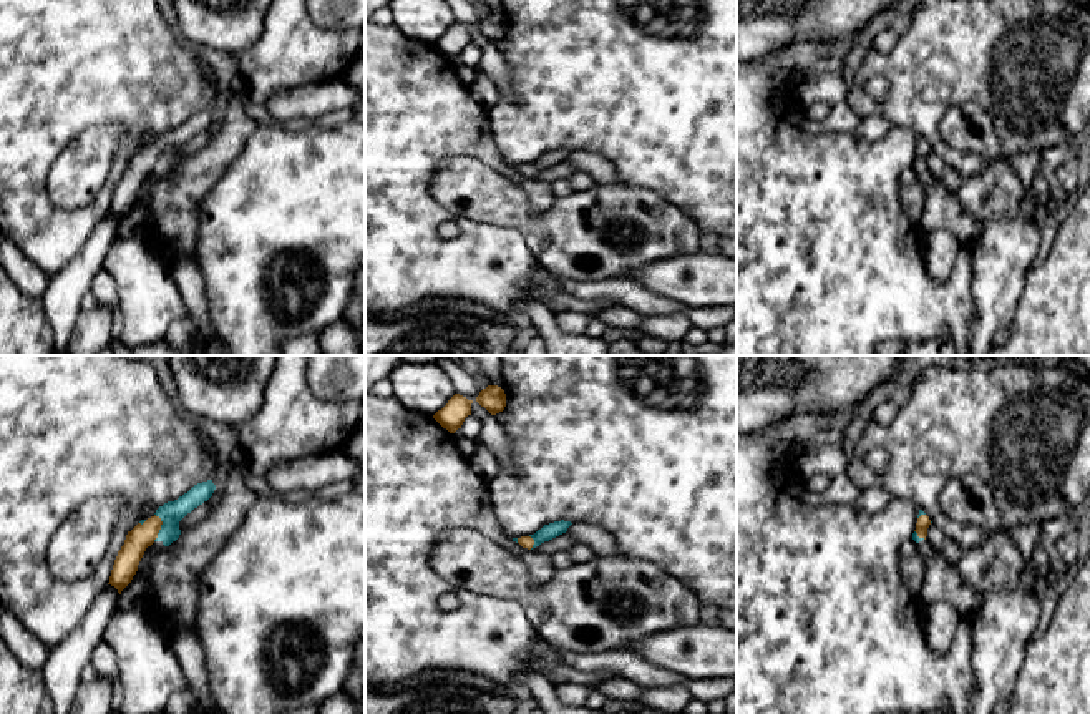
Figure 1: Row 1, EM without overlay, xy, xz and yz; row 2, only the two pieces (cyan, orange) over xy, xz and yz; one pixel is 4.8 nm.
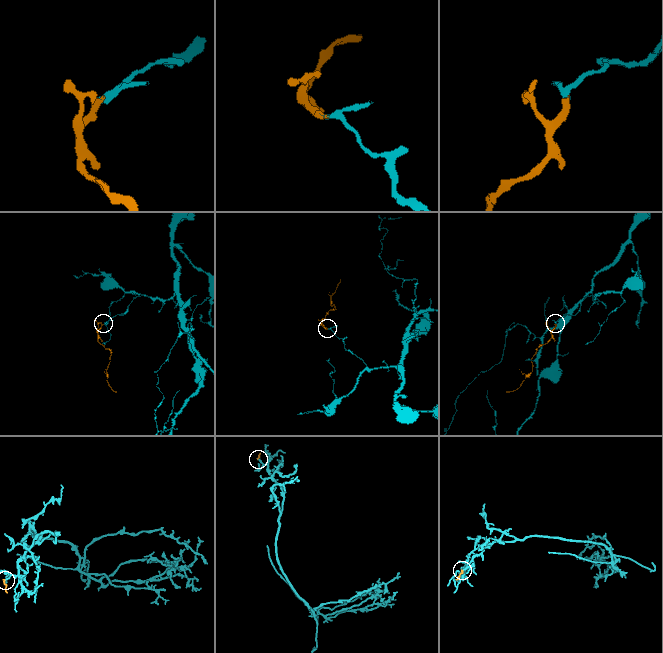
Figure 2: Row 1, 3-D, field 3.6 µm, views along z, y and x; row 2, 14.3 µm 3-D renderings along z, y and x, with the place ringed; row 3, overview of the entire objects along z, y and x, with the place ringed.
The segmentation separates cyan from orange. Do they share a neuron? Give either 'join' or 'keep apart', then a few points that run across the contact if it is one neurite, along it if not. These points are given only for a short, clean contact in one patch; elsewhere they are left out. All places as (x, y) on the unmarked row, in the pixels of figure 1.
join; line xy (171, 141), (161, 155), (148, 158), (141, 165)

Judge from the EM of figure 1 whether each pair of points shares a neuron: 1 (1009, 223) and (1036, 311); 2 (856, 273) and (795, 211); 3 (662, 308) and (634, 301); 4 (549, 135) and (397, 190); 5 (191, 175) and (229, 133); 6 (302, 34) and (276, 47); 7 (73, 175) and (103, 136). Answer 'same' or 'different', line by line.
1: different
2: same
3: same
4: different
5: same
6: same
7: same

